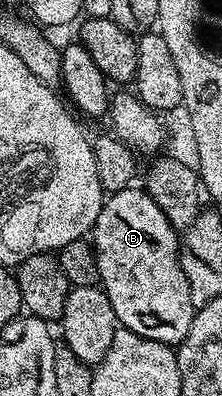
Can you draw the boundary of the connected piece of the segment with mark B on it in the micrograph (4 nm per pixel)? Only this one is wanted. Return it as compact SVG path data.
M131 185L111 194L94 222L92 244L99 265L100 286L108 301L112 301L121 326L140 333L140 337L177 345L188 333L196 310L178 256L180 235L152 197L136 188Z

